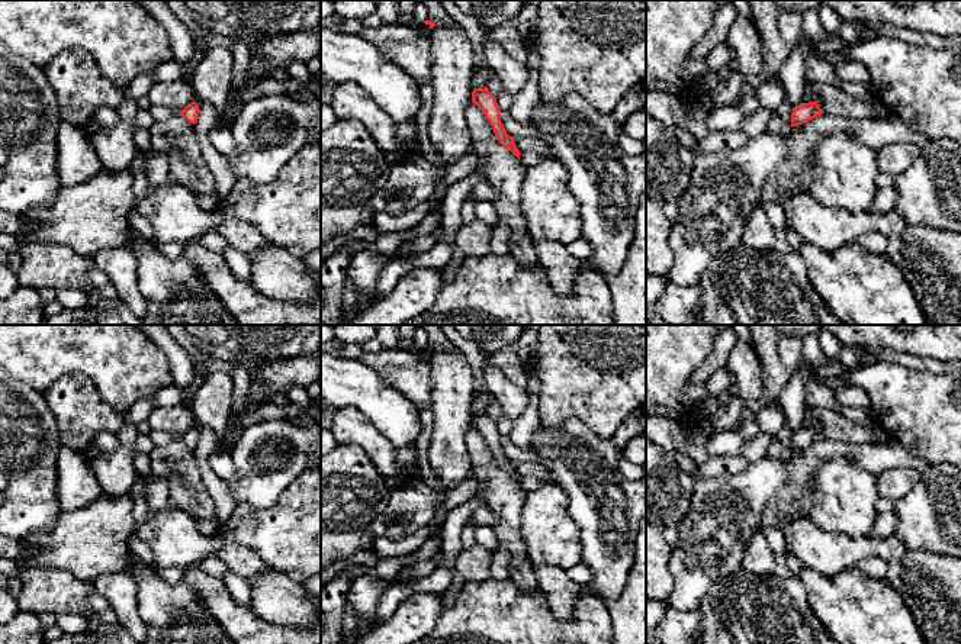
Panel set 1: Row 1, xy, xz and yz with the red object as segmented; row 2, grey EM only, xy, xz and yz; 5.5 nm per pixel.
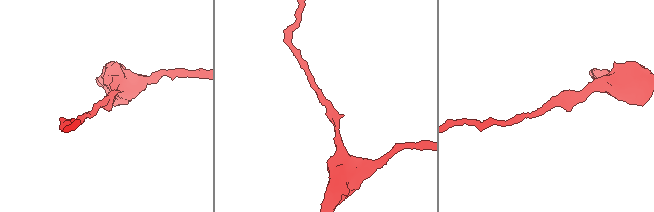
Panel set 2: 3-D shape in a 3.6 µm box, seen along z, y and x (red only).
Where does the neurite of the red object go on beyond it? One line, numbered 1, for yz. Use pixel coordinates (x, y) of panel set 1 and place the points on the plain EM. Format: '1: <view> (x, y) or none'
1: none

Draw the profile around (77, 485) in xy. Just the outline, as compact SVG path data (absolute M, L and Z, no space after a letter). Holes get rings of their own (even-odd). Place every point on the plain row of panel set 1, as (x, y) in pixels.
M62 447L57 458L58 503L62 511L80 509L103 495L90 463L81 453Z

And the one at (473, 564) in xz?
M478 544L463 548L456 569L465 582L483 582L491 577L494 551Z

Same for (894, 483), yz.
M894 467L877 476L877 490L880 498L899 500L904 498L919 482L920 474L913 467Z

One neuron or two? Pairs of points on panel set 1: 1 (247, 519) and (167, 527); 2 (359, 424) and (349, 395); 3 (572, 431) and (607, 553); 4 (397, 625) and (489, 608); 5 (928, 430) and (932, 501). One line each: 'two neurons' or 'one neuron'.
1: one neuron
2: two neurons
3: one neuron
4: two neurons
5: two neurons

